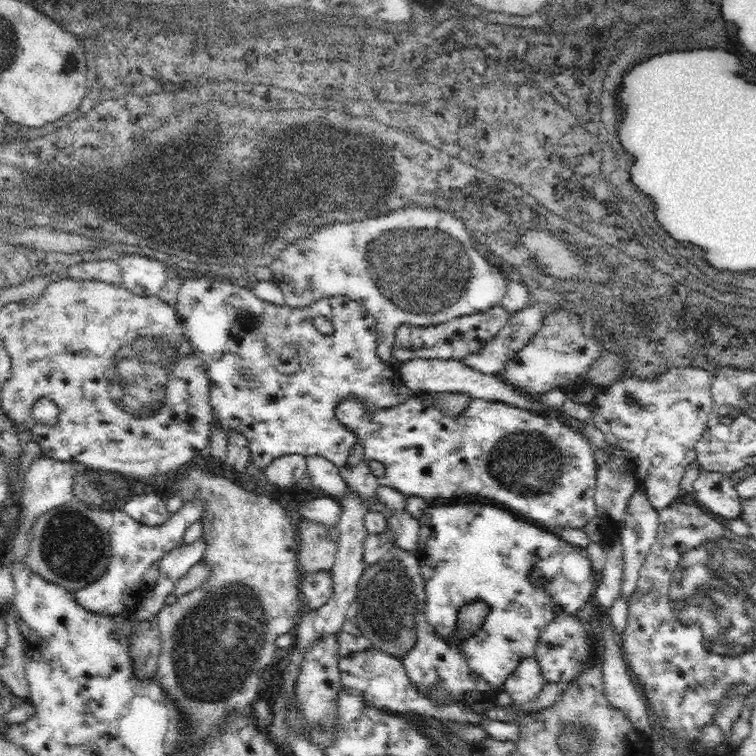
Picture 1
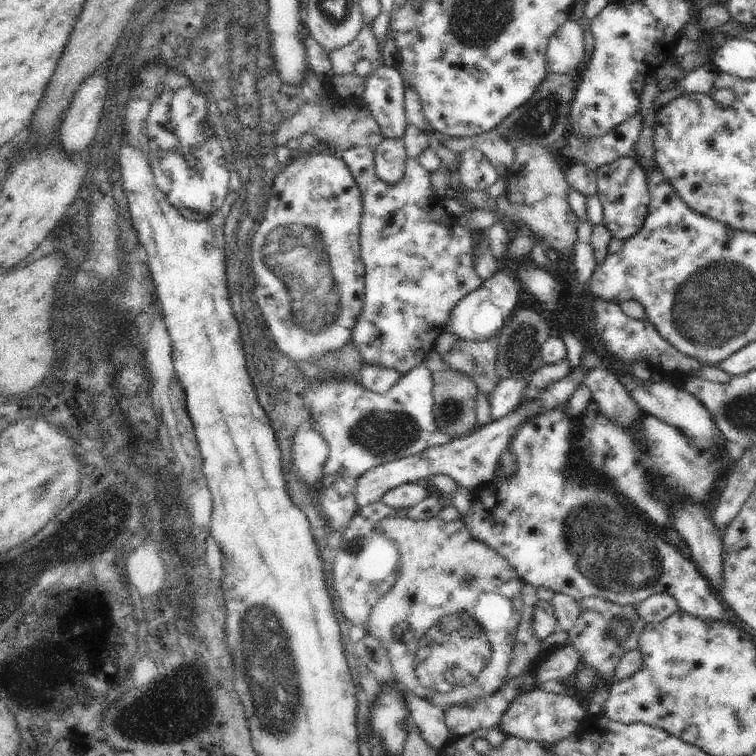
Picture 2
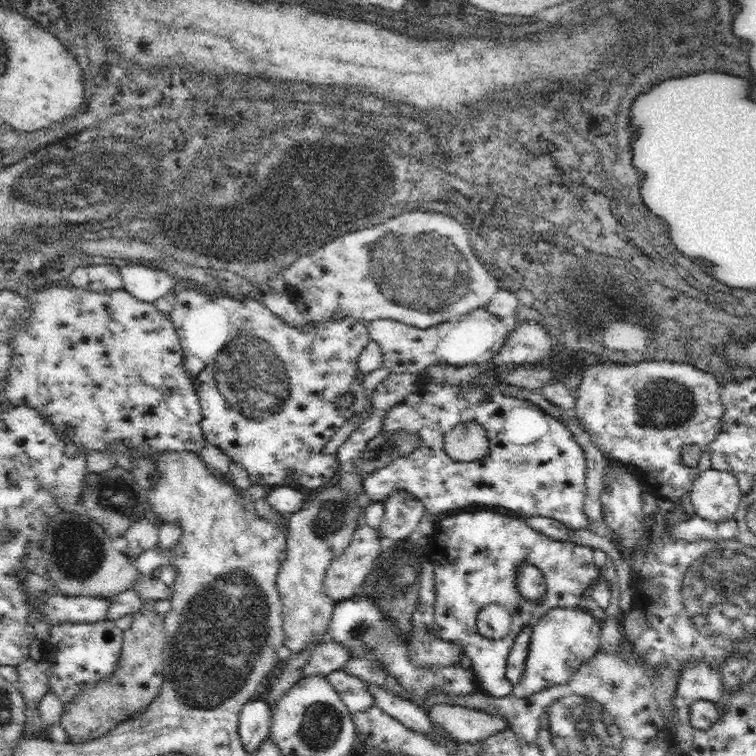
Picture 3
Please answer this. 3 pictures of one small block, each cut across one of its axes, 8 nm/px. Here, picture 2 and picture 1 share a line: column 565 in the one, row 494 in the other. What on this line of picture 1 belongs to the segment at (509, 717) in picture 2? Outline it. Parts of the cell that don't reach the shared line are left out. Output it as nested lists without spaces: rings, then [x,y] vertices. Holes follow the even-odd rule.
[[[746,466],[734,476],[722,472],[707,472],[700,468],[700,475],[693,483],[695,500],[706,506],[712,514],[724,516],[726,519],[738,519],[741,513],[741,496],[736,485],[754,473],[754,467]]]

